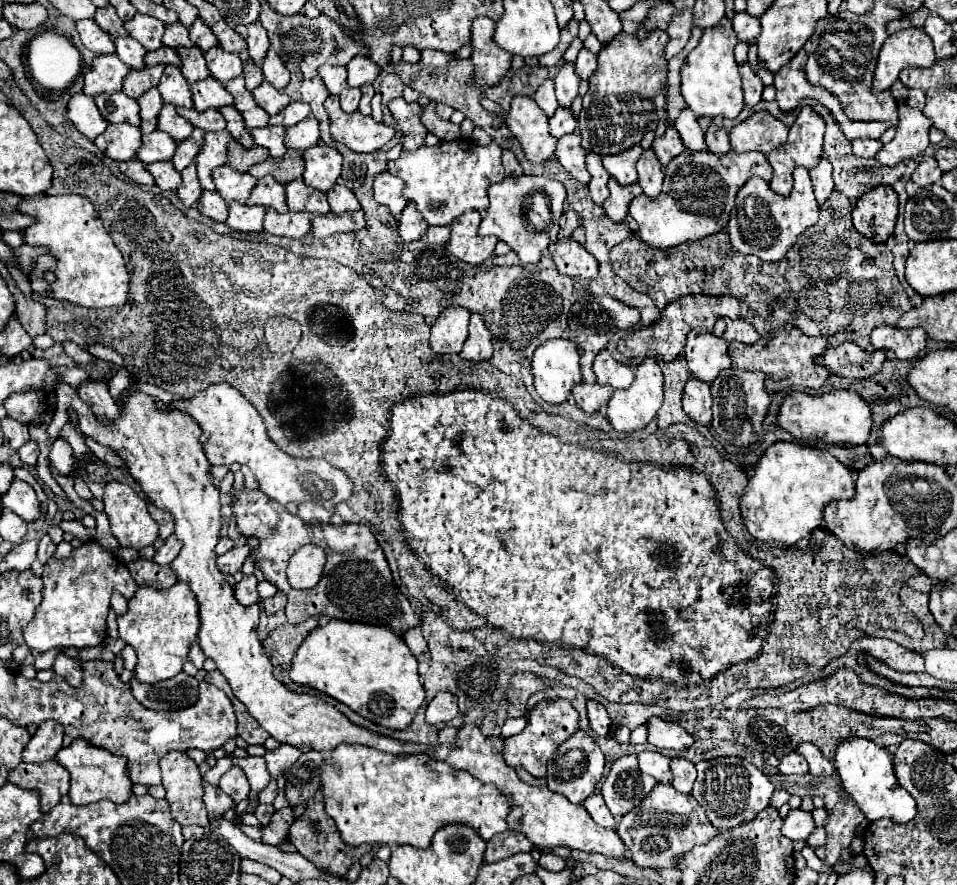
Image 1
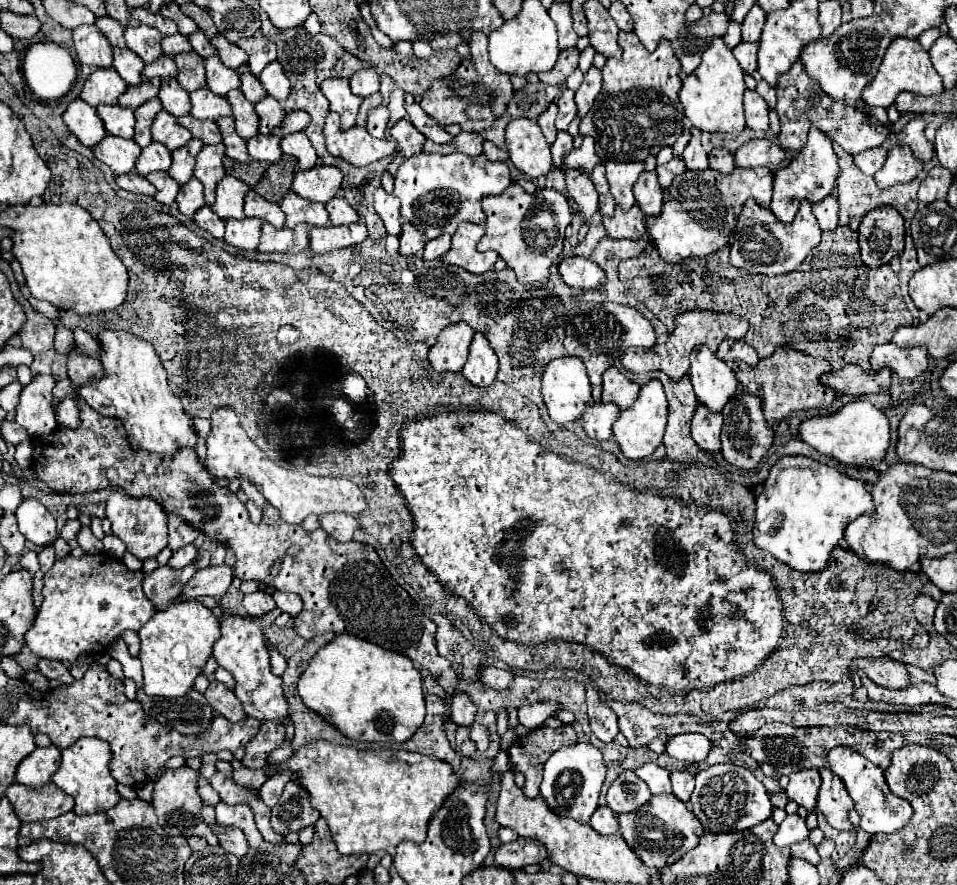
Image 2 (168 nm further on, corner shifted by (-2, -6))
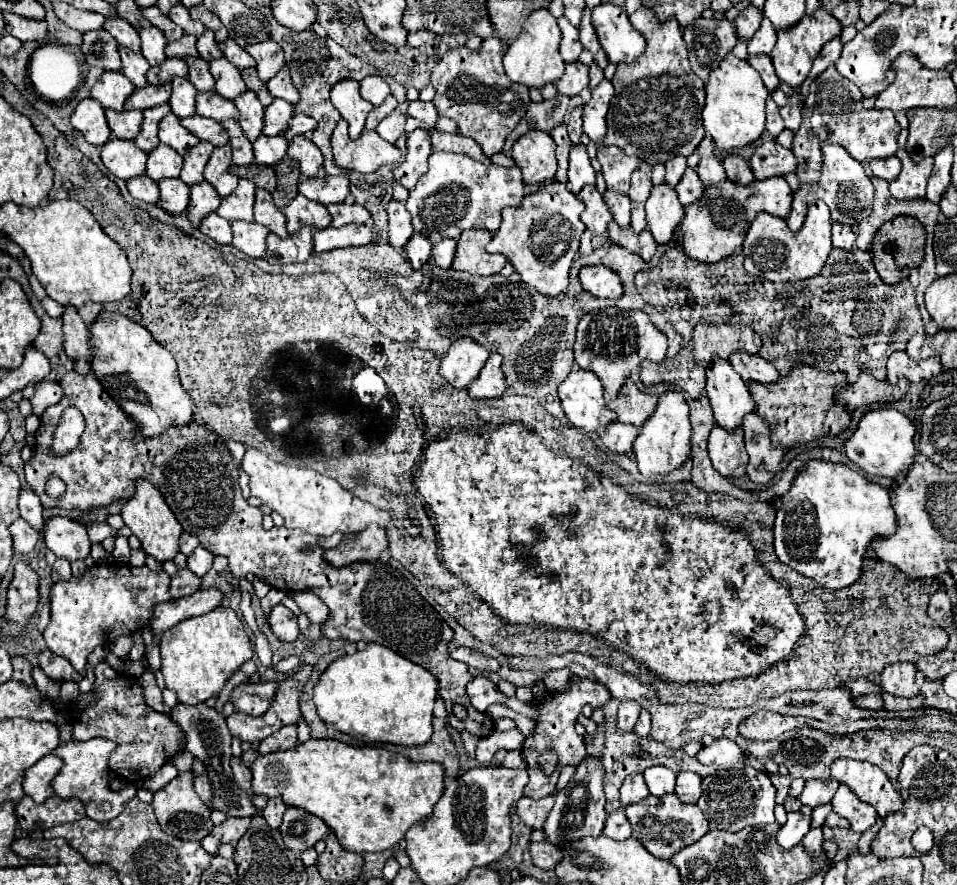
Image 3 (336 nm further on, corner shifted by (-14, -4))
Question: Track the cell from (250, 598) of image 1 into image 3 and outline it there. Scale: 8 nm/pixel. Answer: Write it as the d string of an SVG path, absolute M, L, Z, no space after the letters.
M282 604L274 606L274 610L272 610L270 628L282 642L296 642L298 636L300 636L300 628L298 628L296 616Z

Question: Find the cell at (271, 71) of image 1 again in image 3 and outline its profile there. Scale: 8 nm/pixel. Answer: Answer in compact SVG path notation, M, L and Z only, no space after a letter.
M286 66L278 72L278 76L274 76L270 82L266 82L266 88L270 90L270 94L272 94L274 98L282 98L282 100L290 102L292 106L298 104L298 100L300 100L300 94L298 94L298 90L296 90L294 84L292 84L290 72L288 72Z

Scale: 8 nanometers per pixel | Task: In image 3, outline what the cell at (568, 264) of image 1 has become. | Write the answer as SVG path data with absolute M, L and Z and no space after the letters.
M584 266L580 270L580 282L584 290L598 298L620 298L622 296L622 282L620 276L606 268L606 266Z

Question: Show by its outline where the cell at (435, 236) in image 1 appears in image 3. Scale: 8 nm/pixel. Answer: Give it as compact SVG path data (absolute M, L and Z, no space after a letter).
M442 240L440 244L436 244L432 248L432 256L430 256L430 264L434 264L436 268L448 270L452 266L452 258L456 252L456 242L454 240Z

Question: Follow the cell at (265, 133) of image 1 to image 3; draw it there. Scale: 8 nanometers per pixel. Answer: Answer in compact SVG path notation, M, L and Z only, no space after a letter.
M262 134L254 142L254 162L262 166L272 166L286 156L286 148L288 148L288 140L284 140L282 136L268 138Z

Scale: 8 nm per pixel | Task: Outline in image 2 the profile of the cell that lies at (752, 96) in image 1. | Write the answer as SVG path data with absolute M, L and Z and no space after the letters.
M756 90L744 92L746 124L752 130L768 130L768 104Z

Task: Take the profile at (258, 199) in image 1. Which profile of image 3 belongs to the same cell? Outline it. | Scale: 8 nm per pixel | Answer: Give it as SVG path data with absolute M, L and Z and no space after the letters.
M256 190L256 202L254 202L254 222L266 226L272 234L278 238L286 238L286 218L284 214L274 206L272 196L268 192Z

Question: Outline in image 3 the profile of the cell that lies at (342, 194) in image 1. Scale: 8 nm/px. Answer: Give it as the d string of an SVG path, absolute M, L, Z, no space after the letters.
M332 204L328 206L328 212L332 216L334 228L340 228L344 224L368 224L372 220L370 212L358 204Z

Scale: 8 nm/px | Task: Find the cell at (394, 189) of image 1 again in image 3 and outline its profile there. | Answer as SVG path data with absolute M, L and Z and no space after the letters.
M390 200L386 206L386 212L388 212L388 242L394 248L404 248L410 236L414 234L410 224L410 214L406 212L404 202Z

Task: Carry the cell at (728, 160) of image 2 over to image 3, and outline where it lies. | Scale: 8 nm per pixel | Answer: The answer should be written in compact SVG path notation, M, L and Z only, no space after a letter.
M728 154L722 160L722 164L724 164L728 180L732 180L736 184L744 184L744 186L754 182L754 174L752 174L752 170L750 170L750 166L748 166L748 162L744 158L740 158L736 154Z

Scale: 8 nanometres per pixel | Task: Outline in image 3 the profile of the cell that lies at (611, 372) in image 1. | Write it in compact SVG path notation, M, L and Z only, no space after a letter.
M626 380L626 384L622 386L622 392L608 408L618 414L620 422L642 428L644 422L652 416L656 402L658 402L656 396L644 394L642 390L638 390L638 386L632 380Z

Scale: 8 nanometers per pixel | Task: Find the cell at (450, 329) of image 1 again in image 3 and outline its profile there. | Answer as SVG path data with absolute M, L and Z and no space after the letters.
M460 338L450 346L446 358L442 358L440 374L454 388L468 388L478 378L486 360L488 352L482 346L474 344L474 340Z

